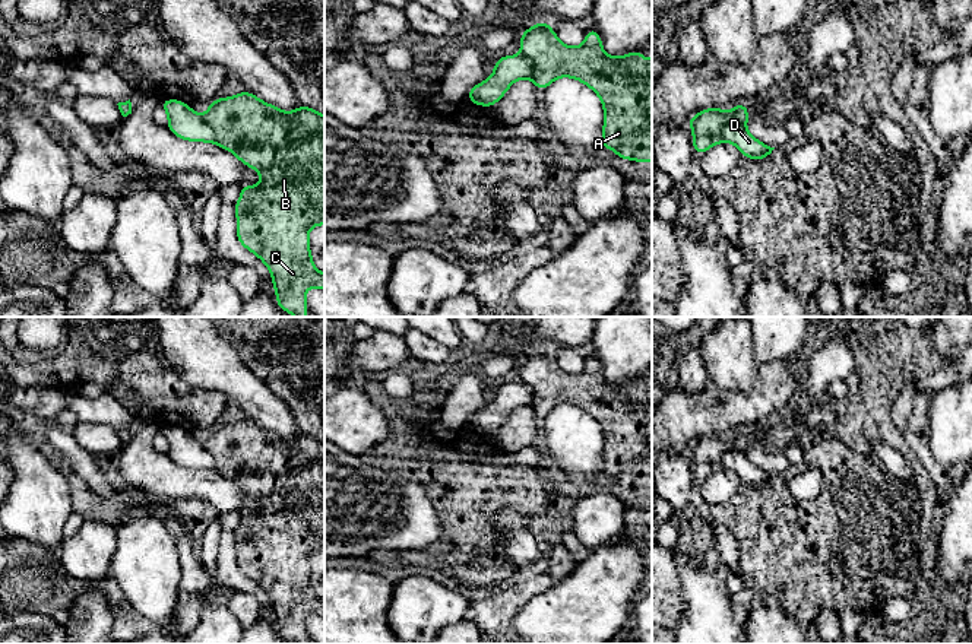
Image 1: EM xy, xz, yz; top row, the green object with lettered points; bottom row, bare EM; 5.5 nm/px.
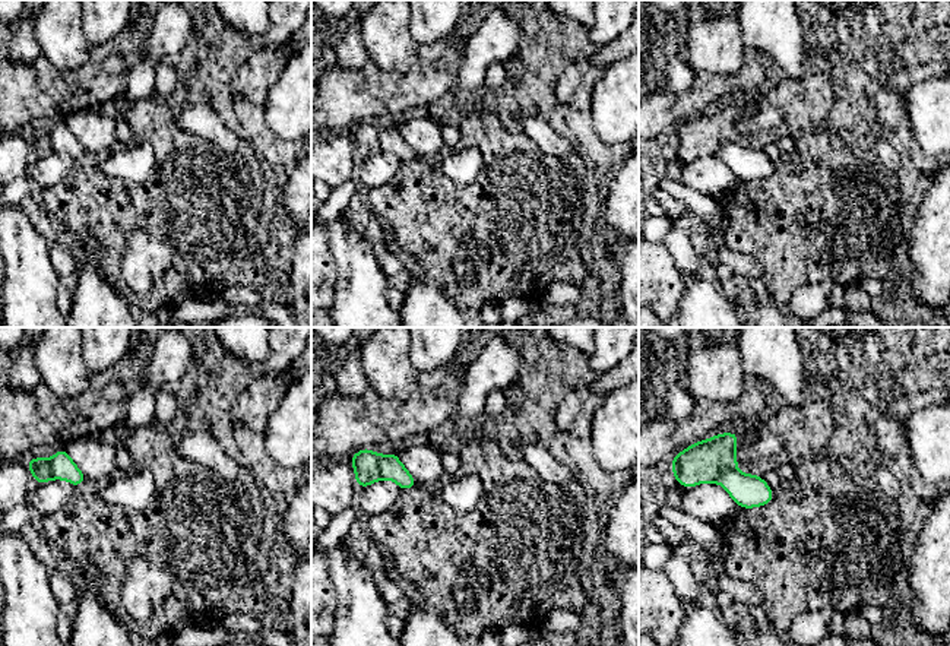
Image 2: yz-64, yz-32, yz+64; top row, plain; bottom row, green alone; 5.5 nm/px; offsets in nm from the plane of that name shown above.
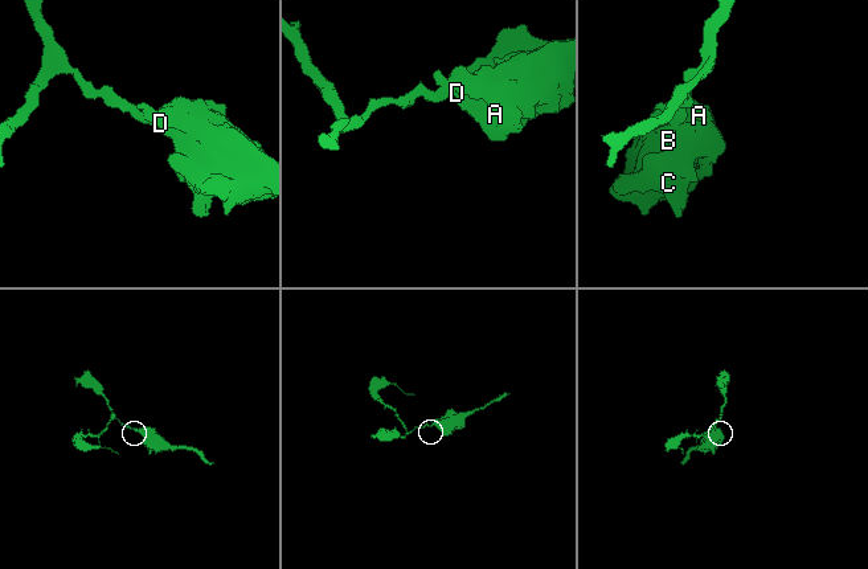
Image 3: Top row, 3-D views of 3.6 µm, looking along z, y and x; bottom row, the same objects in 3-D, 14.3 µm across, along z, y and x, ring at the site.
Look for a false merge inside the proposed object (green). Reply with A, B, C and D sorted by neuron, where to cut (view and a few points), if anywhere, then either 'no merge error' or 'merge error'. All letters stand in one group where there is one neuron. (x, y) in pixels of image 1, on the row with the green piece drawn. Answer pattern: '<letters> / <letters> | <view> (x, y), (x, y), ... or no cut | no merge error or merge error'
A B C / D | yz (744, 124), (727, 123), (722, 129), (722, 140) | merge error

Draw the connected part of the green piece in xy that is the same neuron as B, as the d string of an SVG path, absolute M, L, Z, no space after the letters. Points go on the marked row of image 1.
M248 91L216 98L203 115L215 131L215 143L232 152L241 164L260 172L260 184L243 184L235 206L237 239L272 273L278 307L307 317L308 288L324 291L324 273L313 264L308 232L324 225L324 115L300 105L292 112L263 102Z

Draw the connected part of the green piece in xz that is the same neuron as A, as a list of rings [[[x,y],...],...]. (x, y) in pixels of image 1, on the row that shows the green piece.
[[[538,22],[520,37],[520,54],[534,63],[532,82],[538,91],[545,91],[557,77],[585,83],[604,107],[602,147],[614,150],[620,159],[652,162],[652,57],[646,61],[640,50],[621,57],[607,55],[595,28],[586,31],[580,47],[563,44],[547,22]]]

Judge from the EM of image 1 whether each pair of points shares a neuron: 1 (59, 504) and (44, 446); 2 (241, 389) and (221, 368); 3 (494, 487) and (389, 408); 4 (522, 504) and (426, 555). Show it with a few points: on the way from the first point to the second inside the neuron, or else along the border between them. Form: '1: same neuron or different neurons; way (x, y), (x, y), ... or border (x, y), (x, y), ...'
1: different neurons; border (37, 437), (37, 449), (66, 478), (67, 487)
2: same neuron; way (237, 384), (225, 373)
3: same neuron; way (465, 487), (434, 456), (417, 446), (417, 437)
4: same neuron; way (499, 501), (490, 501), (449, 542)

